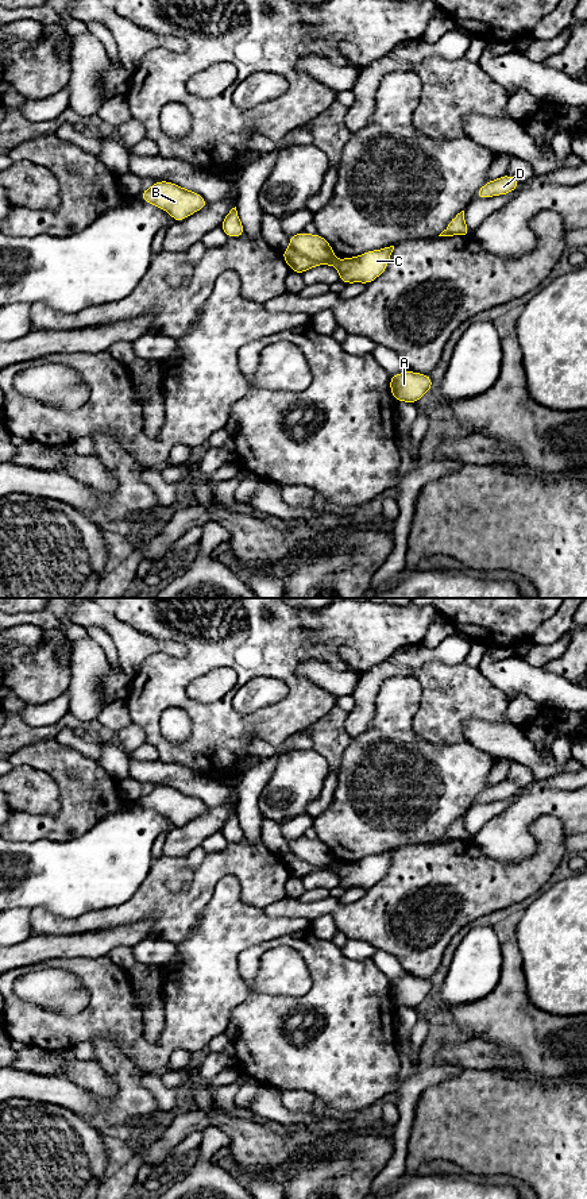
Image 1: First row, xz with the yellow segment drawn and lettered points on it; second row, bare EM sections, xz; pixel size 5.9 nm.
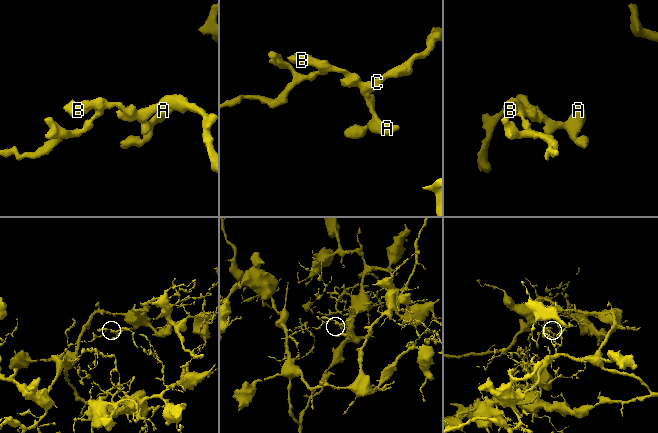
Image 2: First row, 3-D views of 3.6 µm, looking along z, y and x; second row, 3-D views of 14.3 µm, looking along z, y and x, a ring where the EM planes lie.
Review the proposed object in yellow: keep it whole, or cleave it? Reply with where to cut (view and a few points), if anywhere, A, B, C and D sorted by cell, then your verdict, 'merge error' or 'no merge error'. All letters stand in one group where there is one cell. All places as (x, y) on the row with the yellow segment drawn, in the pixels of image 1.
cut in xz along (290, 247), (317, 261), (332, 259); A C D / B; merge error

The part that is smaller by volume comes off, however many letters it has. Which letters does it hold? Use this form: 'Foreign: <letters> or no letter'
Foreign: A, C, D

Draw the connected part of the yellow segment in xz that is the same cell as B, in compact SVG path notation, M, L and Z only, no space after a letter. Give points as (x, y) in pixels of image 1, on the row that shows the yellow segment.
M157 181L147 190L142 190L139 197L167 211L174 221L181 221L208 205L201 194L169 181Z

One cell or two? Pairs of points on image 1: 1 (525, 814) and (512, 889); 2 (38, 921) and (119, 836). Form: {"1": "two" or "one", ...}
{"1": "two", "2": "two"}

